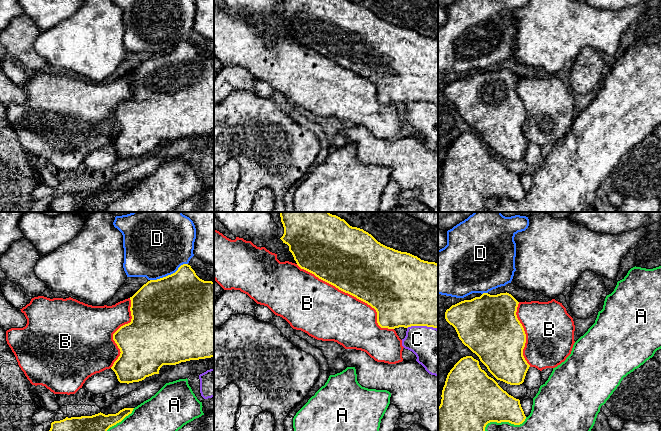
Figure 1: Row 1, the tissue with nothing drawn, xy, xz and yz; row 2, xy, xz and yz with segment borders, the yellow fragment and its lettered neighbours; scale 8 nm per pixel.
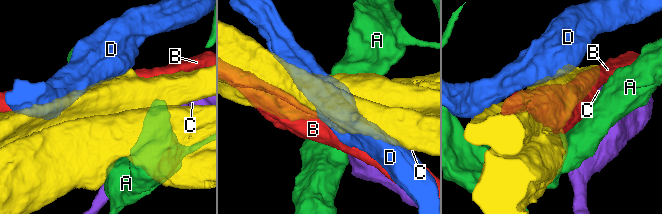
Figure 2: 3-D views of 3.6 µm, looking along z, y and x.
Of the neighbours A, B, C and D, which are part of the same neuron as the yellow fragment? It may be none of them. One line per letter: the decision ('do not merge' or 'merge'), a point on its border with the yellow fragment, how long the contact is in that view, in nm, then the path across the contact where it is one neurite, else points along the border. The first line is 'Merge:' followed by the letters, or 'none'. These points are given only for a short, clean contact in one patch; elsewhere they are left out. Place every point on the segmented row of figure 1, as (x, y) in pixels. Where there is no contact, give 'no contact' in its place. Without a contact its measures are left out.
Merge: B
A: do not merge; contact xy (120, 421); length 300 nm
B: merge; contact xz (350, 294); length 950 nm
C: do not merge; contact xz (422, 325); length 240 nm
D: do not merge; contact xy (168, 275); length 340 nm

